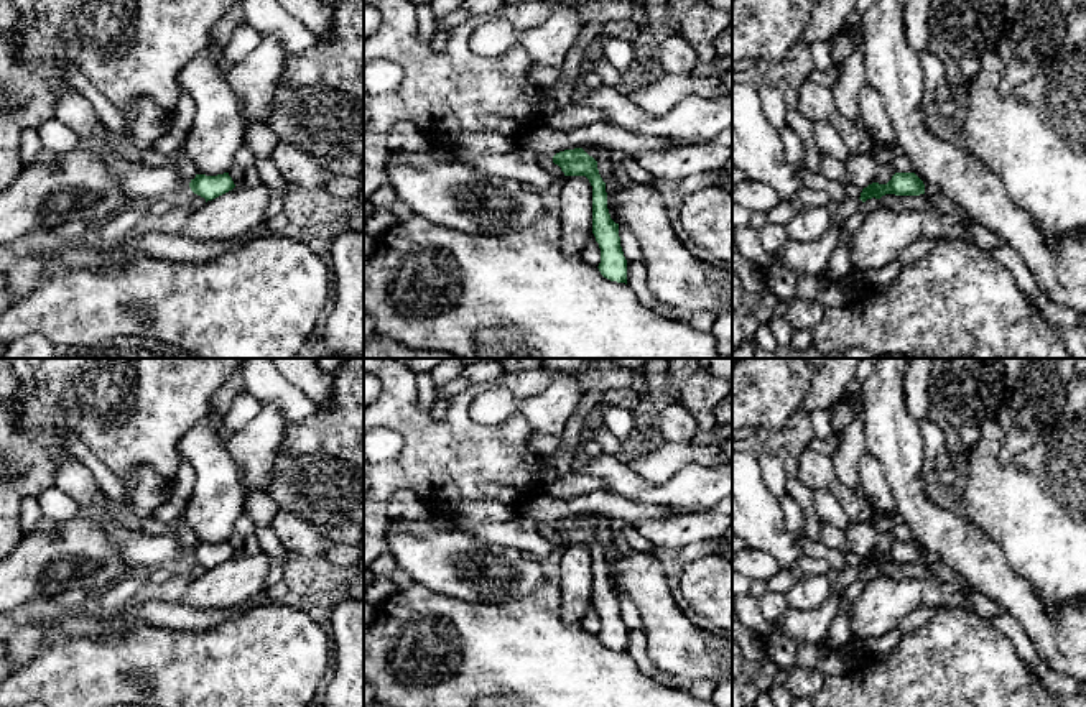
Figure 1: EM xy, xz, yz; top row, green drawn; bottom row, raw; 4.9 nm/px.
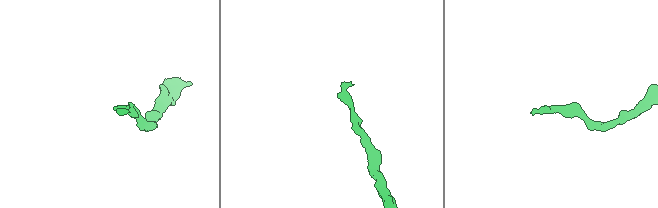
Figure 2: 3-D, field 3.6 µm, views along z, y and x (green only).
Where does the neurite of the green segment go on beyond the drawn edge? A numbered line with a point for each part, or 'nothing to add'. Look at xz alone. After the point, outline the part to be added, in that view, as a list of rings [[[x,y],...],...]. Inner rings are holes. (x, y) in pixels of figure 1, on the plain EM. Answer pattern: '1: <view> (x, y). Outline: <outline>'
nothing to add

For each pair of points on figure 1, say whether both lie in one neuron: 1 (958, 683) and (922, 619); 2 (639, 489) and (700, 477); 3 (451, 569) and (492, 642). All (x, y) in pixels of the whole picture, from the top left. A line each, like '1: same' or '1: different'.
1: different
2: same
3: different

